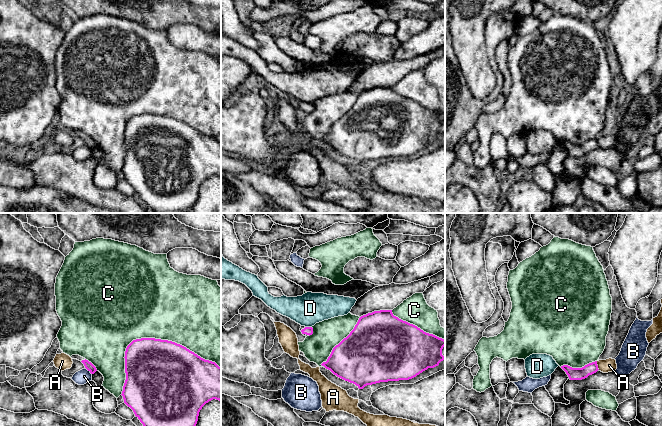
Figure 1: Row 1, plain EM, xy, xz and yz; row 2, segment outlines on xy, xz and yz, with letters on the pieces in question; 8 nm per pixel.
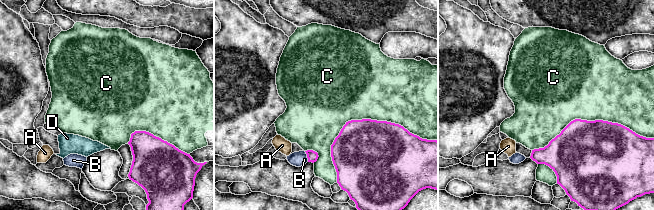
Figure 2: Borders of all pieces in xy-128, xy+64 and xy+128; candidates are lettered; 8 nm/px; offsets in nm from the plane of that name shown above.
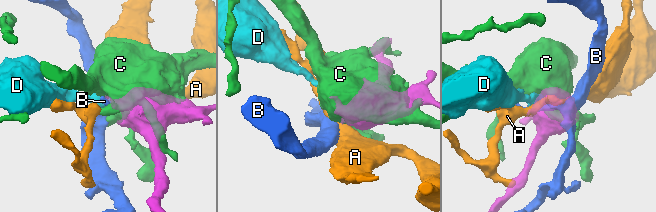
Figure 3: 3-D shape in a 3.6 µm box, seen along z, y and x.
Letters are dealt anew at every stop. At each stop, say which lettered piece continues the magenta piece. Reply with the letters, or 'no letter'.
no letter

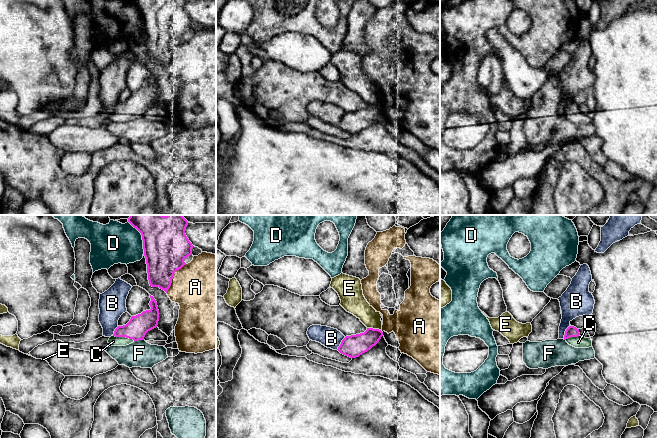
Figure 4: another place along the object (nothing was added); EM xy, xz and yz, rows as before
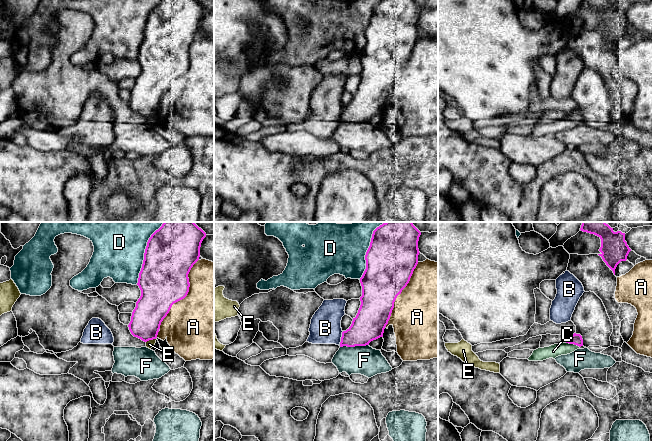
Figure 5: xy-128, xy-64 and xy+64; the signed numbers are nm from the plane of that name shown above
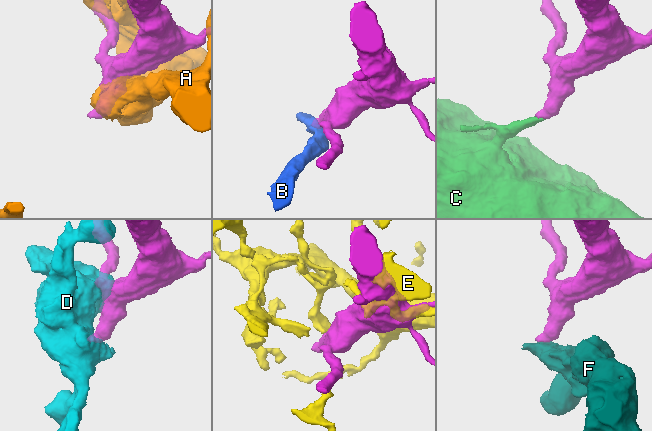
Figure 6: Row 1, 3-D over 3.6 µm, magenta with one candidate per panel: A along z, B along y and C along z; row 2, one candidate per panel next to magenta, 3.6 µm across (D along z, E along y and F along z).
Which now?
C

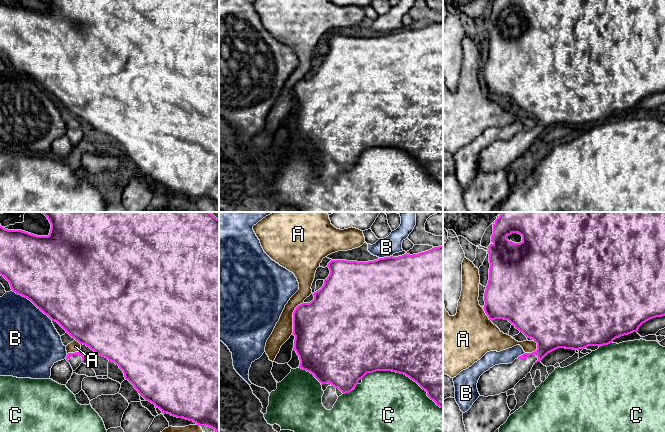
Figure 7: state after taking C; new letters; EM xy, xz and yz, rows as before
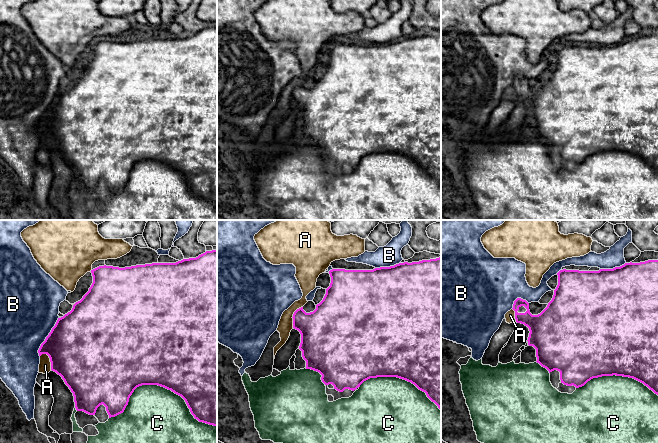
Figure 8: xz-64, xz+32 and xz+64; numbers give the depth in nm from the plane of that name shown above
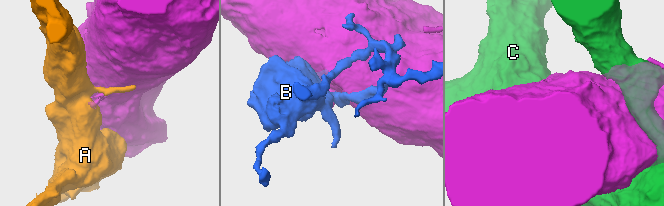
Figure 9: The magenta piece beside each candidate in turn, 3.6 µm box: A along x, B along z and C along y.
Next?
no letter

